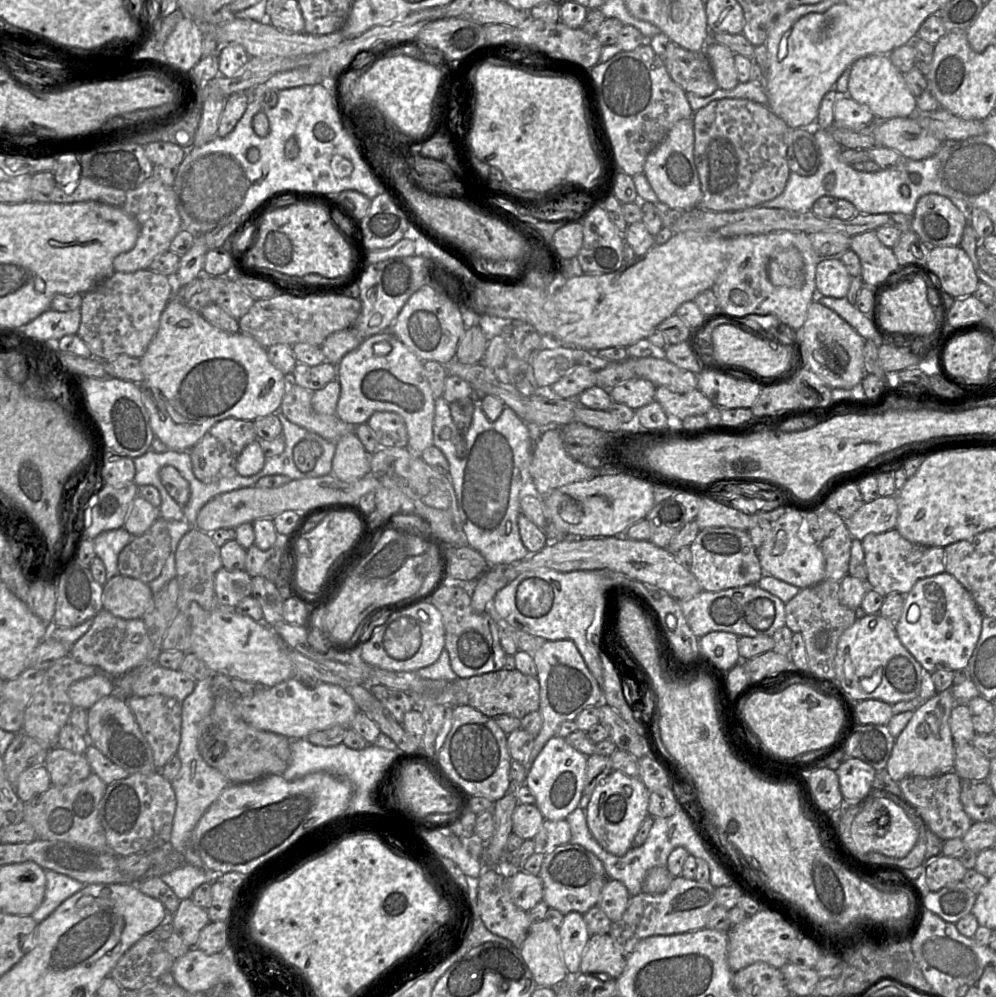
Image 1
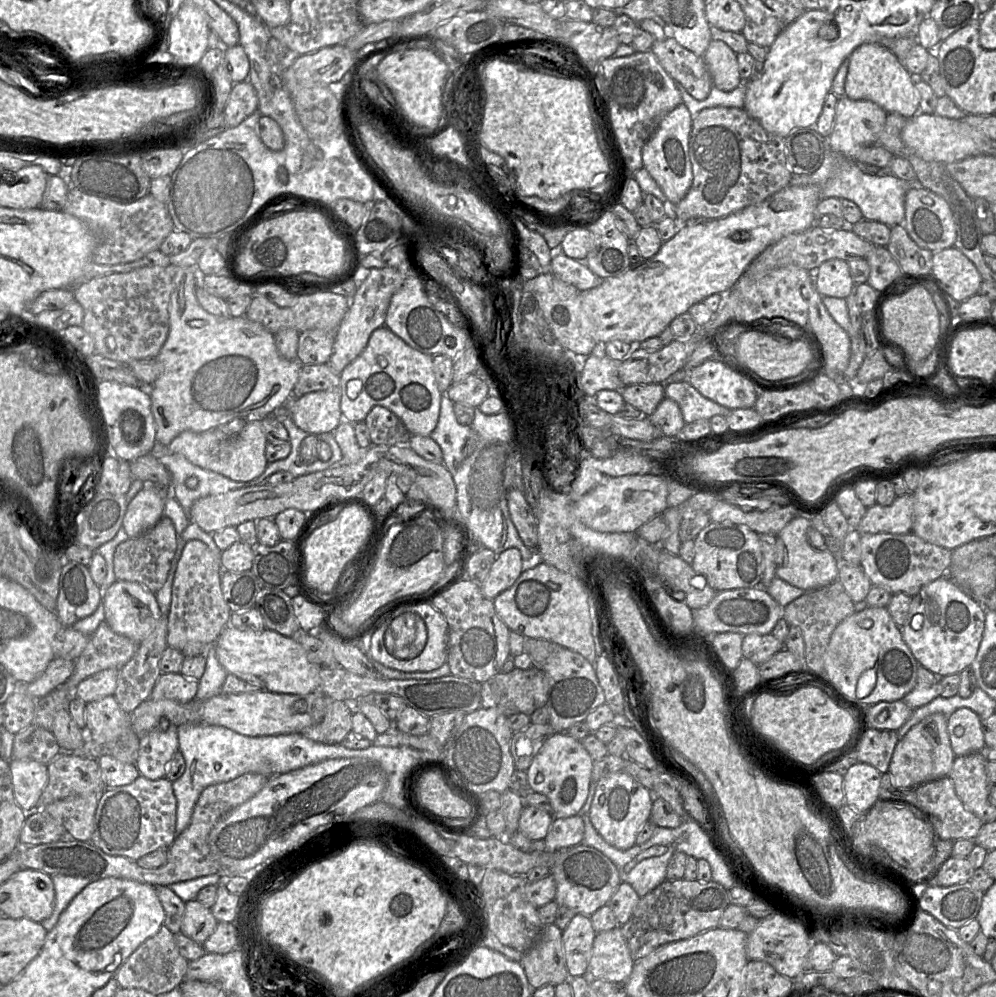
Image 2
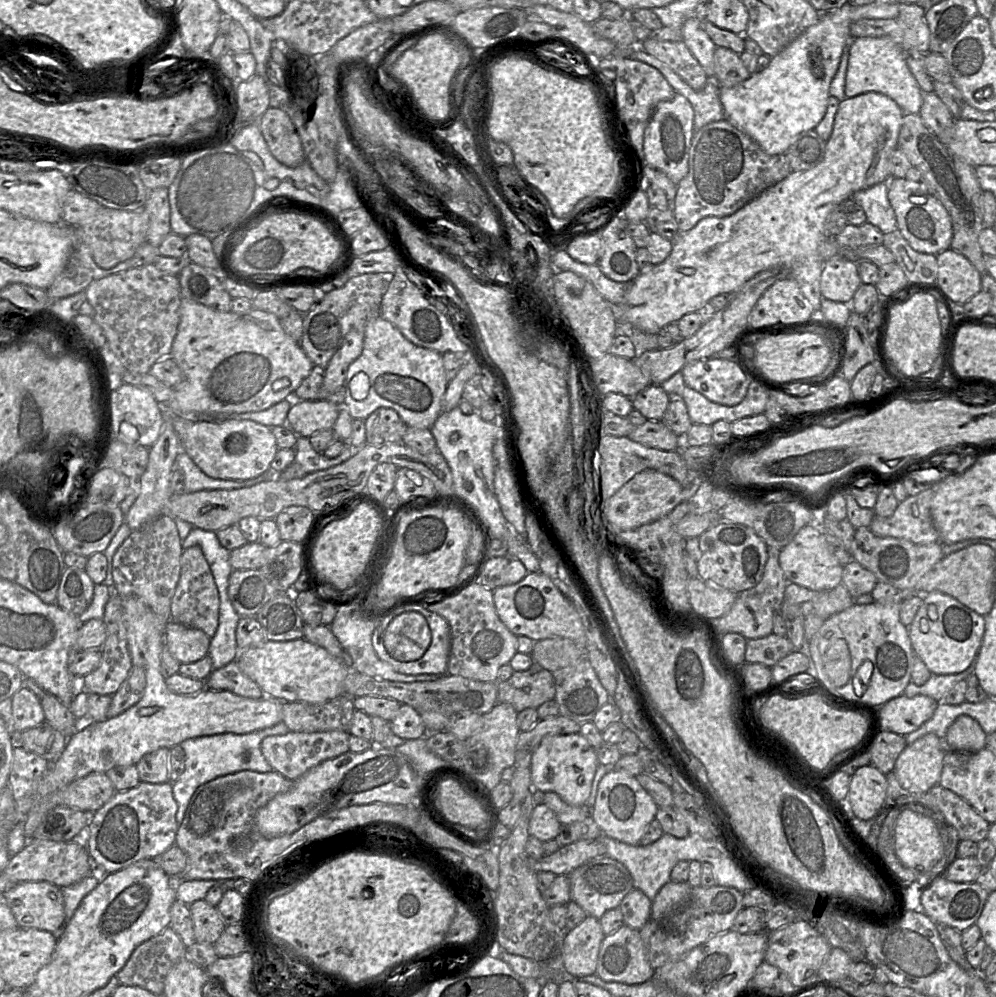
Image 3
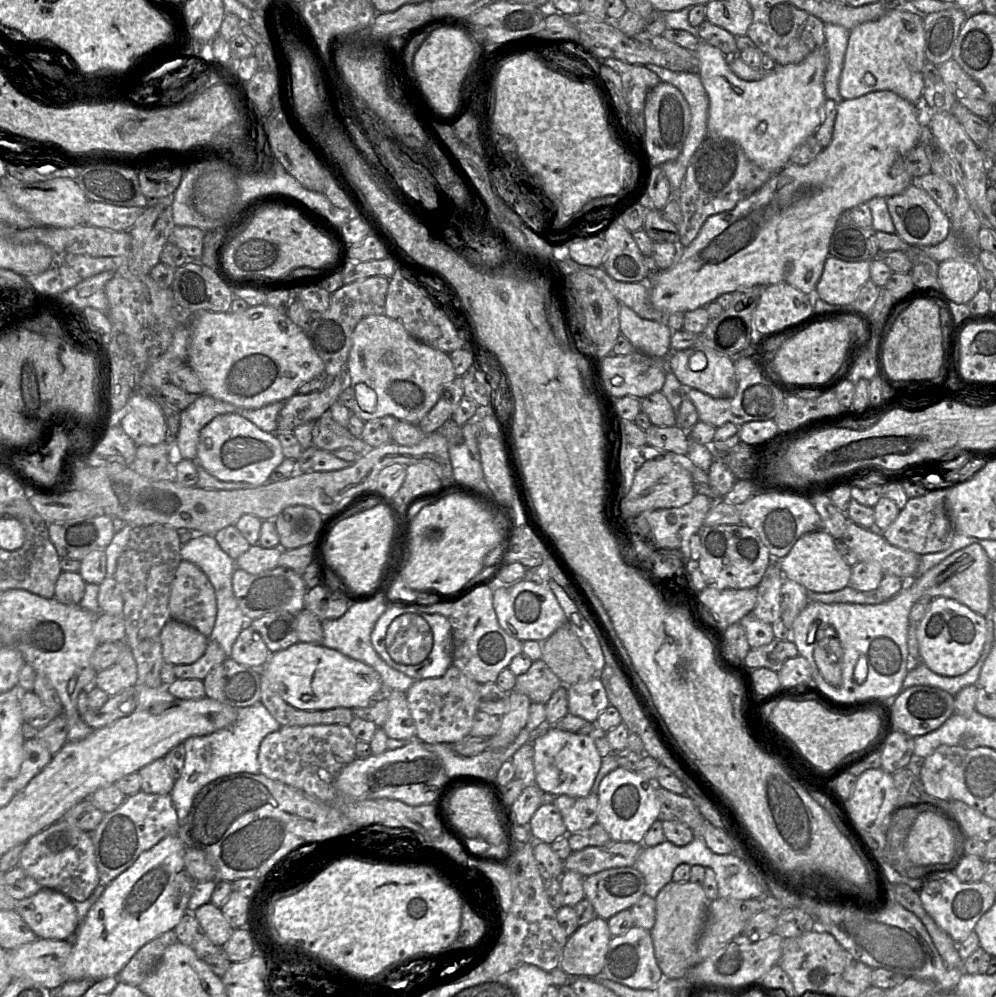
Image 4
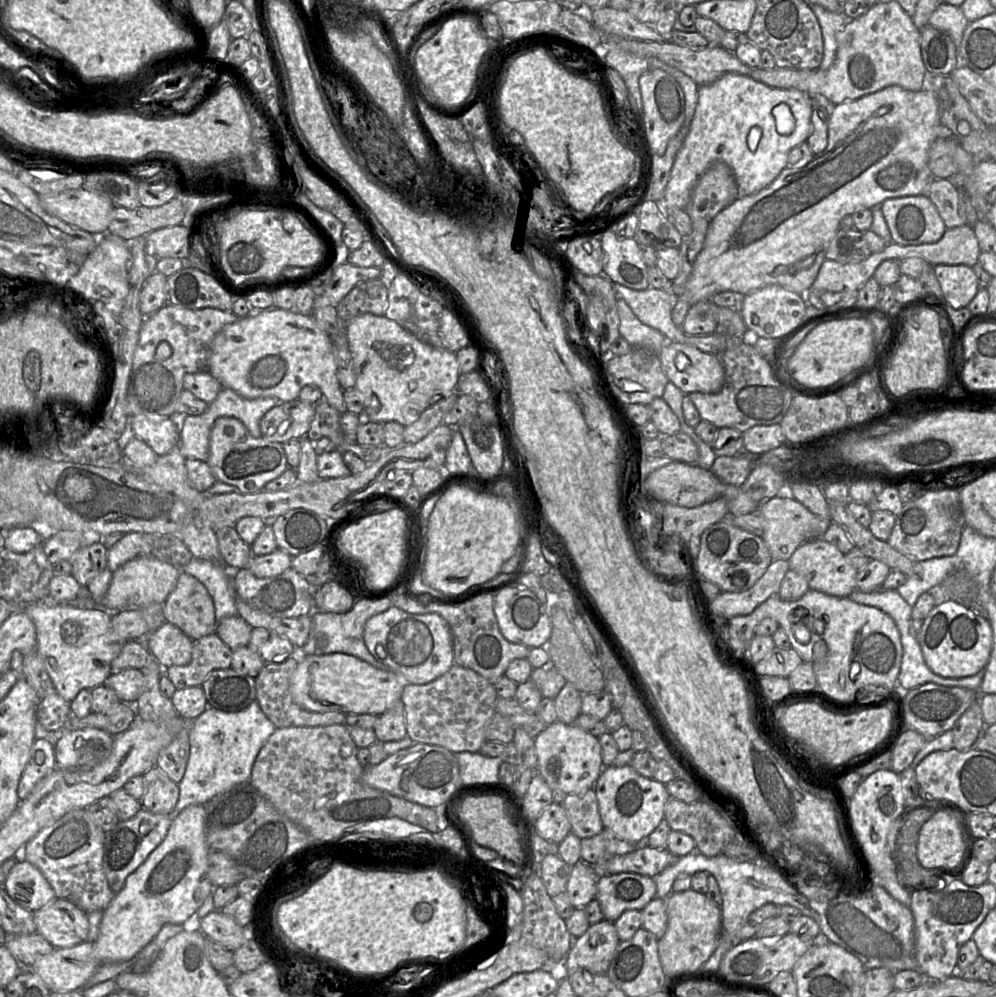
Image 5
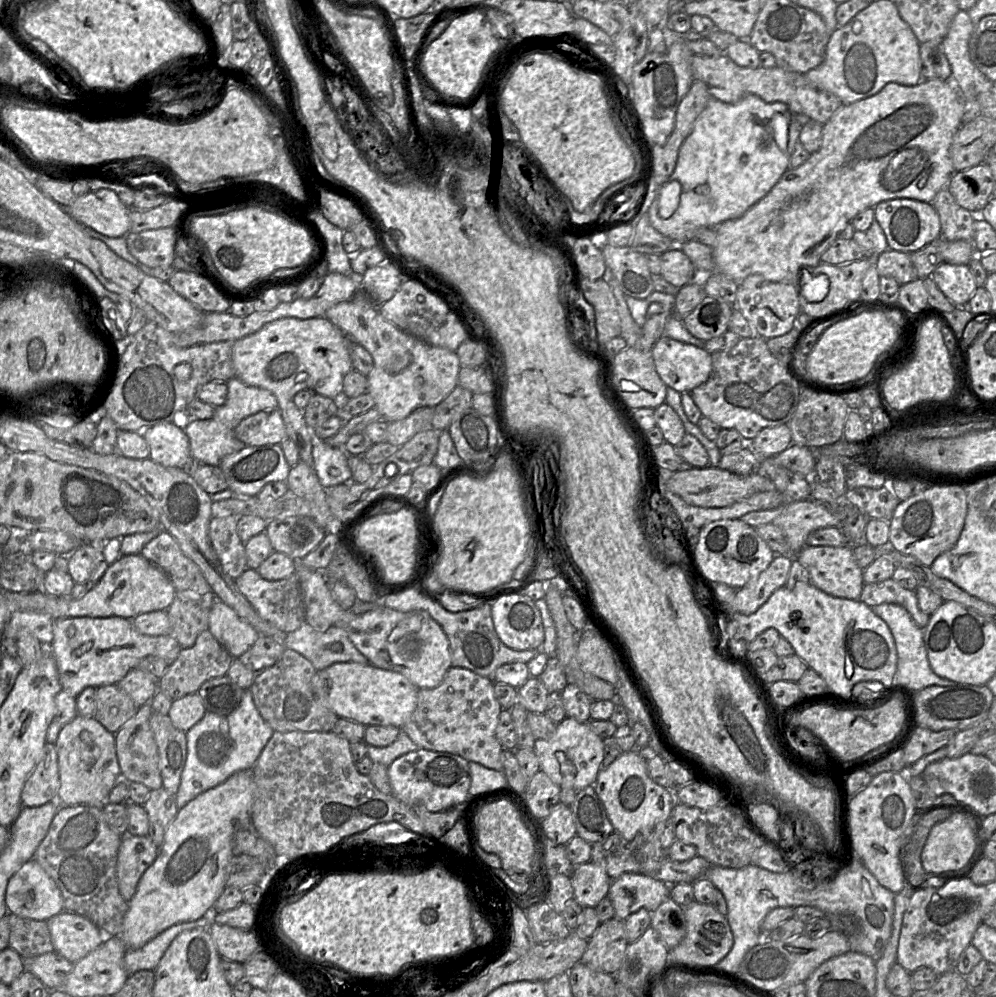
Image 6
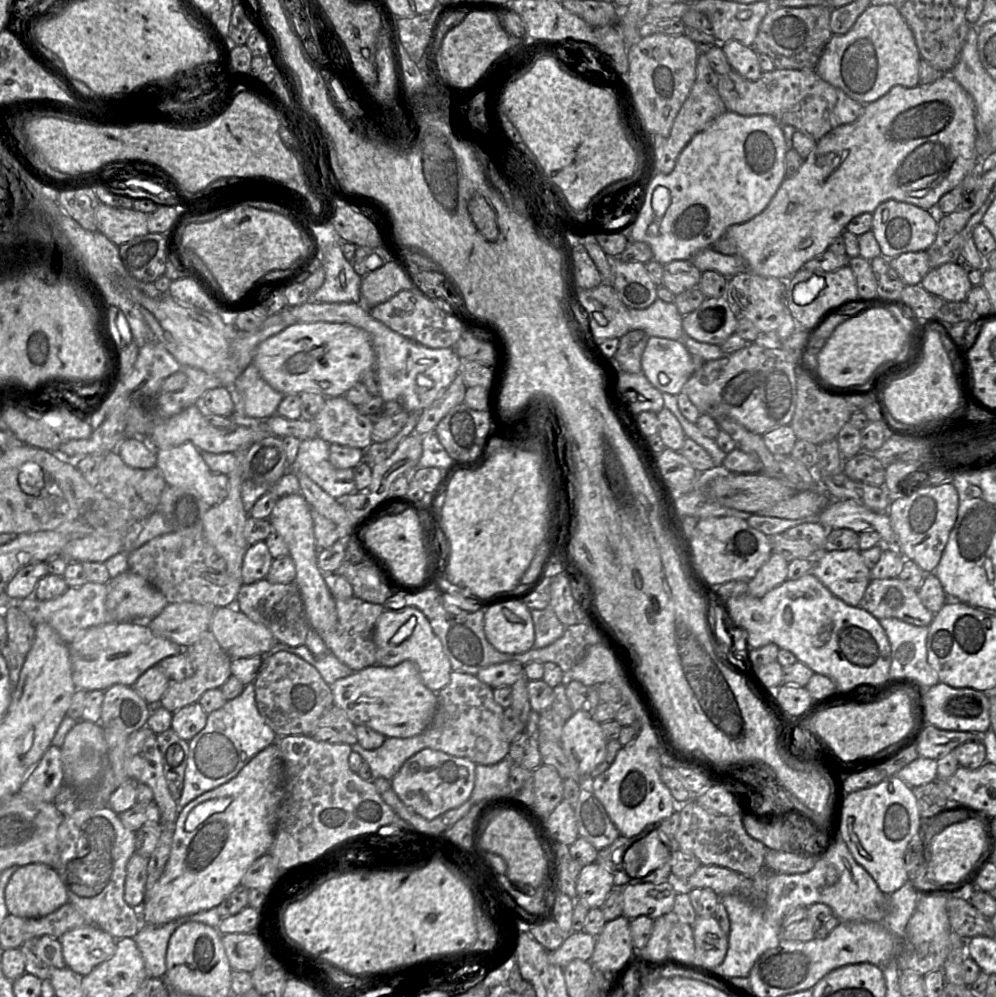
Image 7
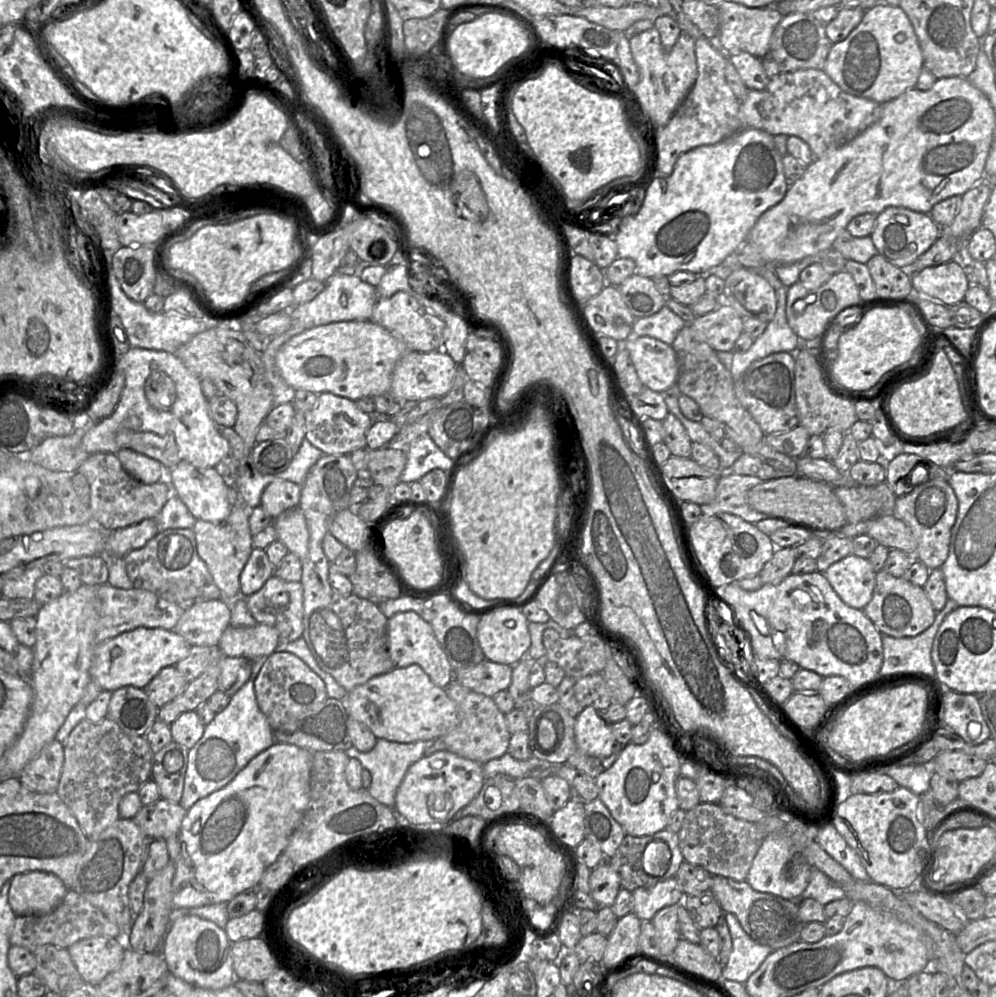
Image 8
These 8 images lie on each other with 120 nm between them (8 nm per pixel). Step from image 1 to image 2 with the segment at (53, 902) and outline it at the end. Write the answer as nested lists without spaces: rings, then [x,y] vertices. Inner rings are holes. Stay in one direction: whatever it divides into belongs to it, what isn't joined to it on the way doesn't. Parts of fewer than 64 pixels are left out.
[[[53,875],[52,881],[55,890],[55,905],[51,916],[40,924],[47,932],[56,925],[61,913],[69,903],[92,881],[80,876]]]

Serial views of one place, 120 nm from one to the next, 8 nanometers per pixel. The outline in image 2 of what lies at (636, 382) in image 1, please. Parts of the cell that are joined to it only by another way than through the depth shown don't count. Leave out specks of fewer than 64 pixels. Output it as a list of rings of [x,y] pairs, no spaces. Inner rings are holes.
[[[633,384],[620,391],[624,402],[638,409],[644,416],[650,416],[665,398],[665,384]]]

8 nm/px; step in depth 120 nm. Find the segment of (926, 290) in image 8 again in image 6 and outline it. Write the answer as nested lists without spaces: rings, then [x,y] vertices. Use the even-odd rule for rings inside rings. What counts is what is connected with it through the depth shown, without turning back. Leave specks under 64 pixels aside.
[[[940,264],[930,276],[944,295],[956,306],[967,306],[977,289],[968,265]]]

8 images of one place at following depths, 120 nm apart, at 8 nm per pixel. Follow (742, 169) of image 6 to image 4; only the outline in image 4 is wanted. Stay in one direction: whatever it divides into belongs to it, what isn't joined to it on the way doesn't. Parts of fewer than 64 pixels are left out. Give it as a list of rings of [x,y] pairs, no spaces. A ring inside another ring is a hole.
[[[700,41],[694,54],[699,61],[700,80],[709,98],[707,137],[736,142],[751,162],[773,174],[782,170],[790,163],[796,148],[814,135],[823,121],[823,105],[826,100],[824,76],[828,64],[825,43],[802,62],[776,66],[758,81],[745,81],[736,76],[728,65],[728,57],[705,41]]]

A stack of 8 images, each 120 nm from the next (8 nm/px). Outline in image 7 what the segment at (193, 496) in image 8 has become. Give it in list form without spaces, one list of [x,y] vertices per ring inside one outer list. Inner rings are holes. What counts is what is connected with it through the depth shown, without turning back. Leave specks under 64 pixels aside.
[[[185,442],[155,451],[156,466],[163,473],[167,485],[196,490],[210,507],[221,501],[214,474],[202,458],[201,451],[193,443]]]

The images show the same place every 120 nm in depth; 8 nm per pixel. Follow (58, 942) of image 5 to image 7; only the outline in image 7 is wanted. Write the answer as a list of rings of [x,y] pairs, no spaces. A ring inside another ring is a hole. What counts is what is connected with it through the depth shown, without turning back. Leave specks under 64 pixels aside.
[[[90,924],[67,931],[58,940],[66,966],[81,976],[111,959],[117,949],[112,935]]]

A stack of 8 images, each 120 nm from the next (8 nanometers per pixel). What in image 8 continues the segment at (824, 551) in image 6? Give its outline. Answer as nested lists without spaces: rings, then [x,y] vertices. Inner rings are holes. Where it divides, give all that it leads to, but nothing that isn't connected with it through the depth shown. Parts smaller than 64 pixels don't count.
[[[850,554],[822,573],[840,599],[850,607],[863,610],[870,602],[876,572],[866,558]]]

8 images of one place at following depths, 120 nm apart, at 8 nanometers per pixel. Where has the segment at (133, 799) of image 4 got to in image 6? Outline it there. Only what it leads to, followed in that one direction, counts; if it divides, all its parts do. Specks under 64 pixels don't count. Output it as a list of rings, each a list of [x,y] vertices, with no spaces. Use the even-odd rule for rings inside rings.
[[[121,835],[116,875],[122,897],[129,902],[144,872],[154,863],[159,849],[148,836]]]

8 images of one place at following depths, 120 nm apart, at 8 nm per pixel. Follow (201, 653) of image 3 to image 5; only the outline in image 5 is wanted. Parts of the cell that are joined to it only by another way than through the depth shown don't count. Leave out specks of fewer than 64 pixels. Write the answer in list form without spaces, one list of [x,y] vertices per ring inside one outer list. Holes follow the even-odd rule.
[[[165,621],[144,638],[144,645],[163,668],[168,668],[190,663],[193,641],[177,626]]]

